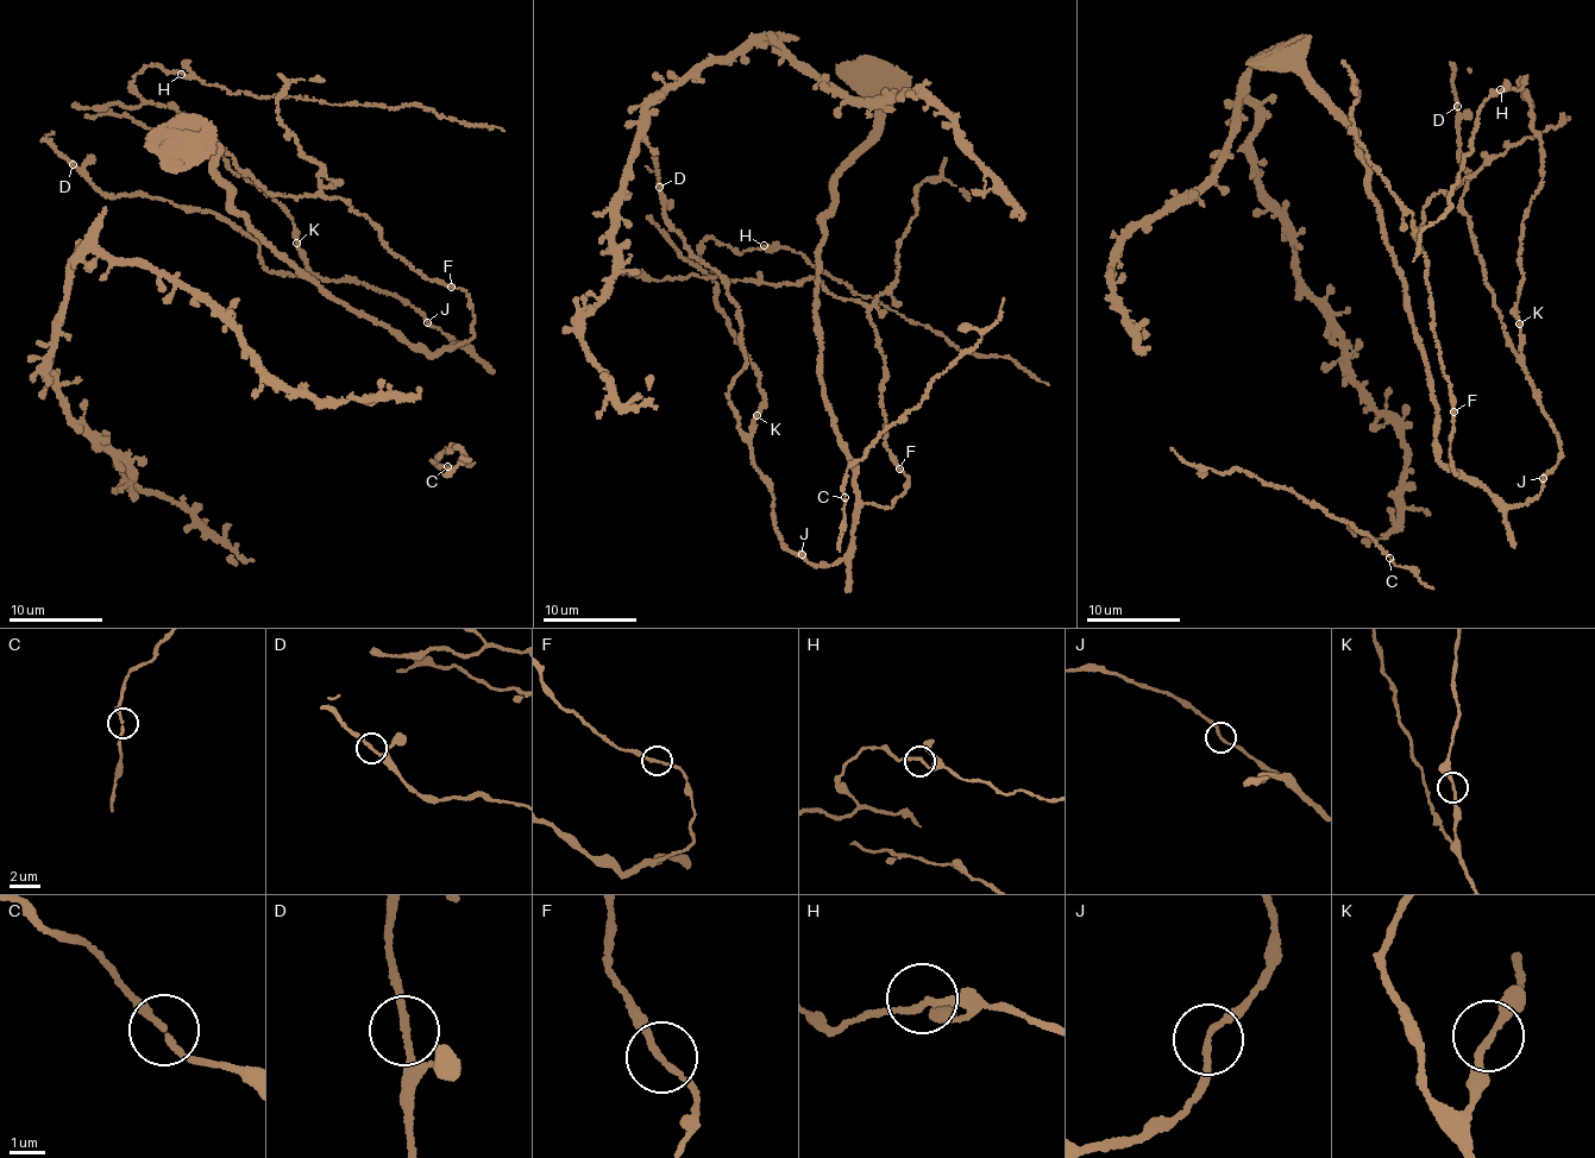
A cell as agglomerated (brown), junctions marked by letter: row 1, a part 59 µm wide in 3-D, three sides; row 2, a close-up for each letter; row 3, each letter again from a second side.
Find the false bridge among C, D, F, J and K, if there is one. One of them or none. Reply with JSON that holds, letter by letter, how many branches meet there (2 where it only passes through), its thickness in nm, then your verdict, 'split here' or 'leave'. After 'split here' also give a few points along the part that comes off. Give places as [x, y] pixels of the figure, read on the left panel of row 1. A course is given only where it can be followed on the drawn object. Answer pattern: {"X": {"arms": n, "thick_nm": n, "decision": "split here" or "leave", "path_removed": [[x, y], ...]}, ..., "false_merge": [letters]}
{"C": {"arms": 2, "thick_nm": 170, "decision": "leave"}, "D": {"arms": 2, "thick_nm": 190, "decision": "leave"}, "F": {"arms": 2, "thick_nm": 170, "decision": "leave"}, "J": {"arms": 2, "thick_nm": 170, "decision": "leave"}, "K": {"arms": 2, "thick_nm": 170, "decision": "leave"}, "false_merge": []}

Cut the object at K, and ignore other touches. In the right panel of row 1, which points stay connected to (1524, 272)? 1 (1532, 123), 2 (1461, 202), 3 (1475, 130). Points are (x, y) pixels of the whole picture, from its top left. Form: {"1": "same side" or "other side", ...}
{"1": "same side", "2": "other side", "3": "same side"}

